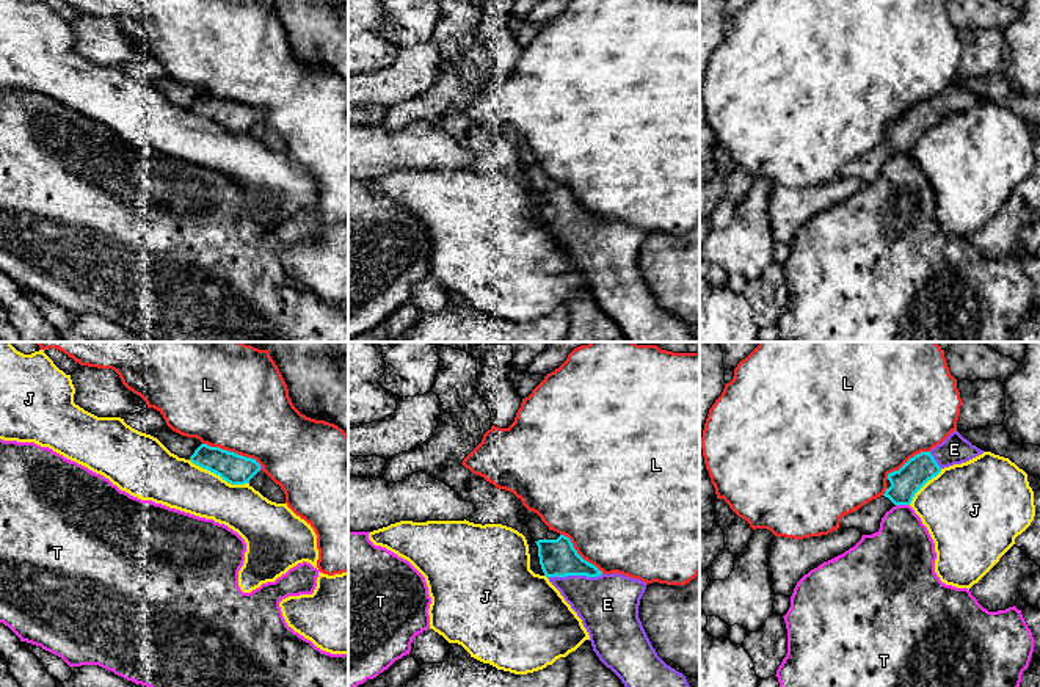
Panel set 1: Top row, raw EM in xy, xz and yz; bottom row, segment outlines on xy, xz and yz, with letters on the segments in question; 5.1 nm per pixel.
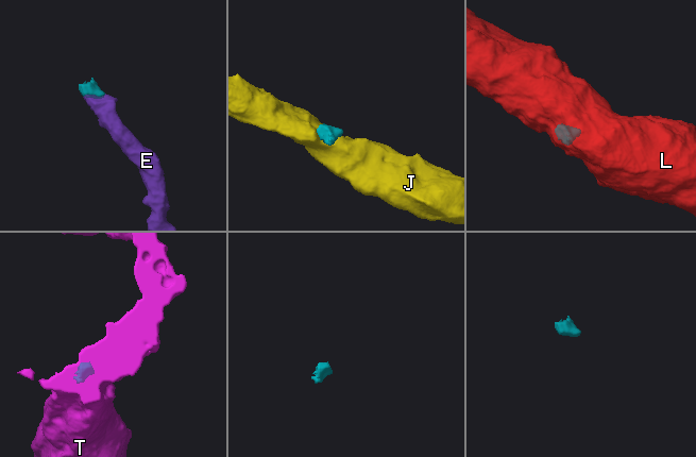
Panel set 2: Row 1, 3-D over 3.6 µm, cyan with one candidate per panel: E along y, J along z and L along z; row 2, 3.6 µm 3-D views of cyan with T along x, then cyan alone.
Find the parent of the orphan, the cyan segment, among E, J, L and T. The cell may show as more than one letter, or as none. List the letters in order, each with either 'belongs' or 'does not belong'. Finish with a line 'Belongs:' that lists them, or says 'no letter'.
E: belongs
J: does not belong
L: does not belong
T: does not belong
Belongs: E

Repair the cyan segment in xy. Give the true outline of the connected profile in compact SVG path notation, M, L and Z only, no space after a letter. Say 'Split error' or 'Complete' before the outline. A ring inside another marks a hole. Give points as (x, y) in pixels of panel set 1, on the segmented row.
Complete. M201 444L190 461L202 469L207 469L231 485L245 485L260 471L260 464L234 452L220 447Z

